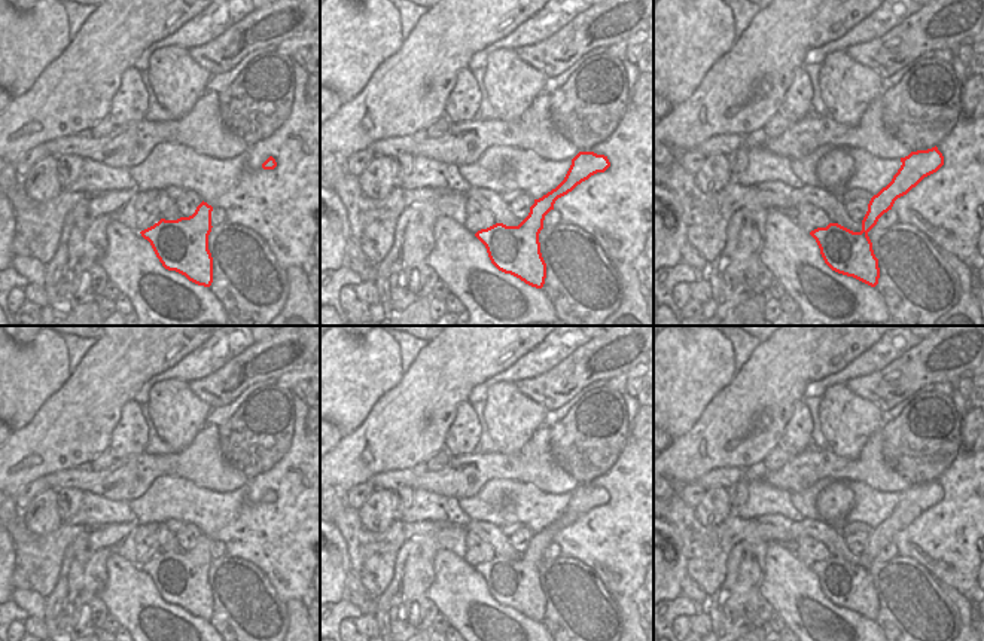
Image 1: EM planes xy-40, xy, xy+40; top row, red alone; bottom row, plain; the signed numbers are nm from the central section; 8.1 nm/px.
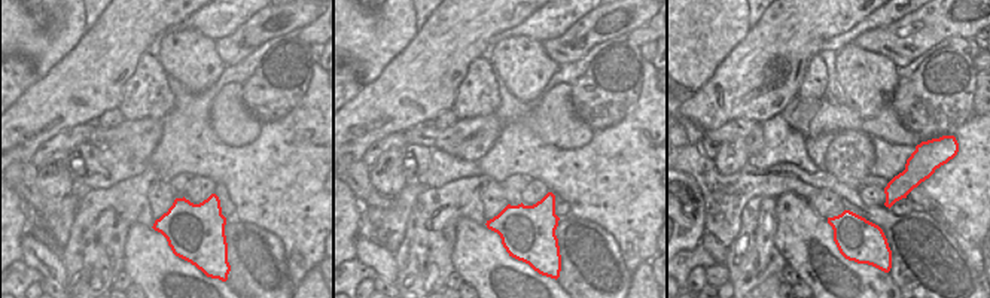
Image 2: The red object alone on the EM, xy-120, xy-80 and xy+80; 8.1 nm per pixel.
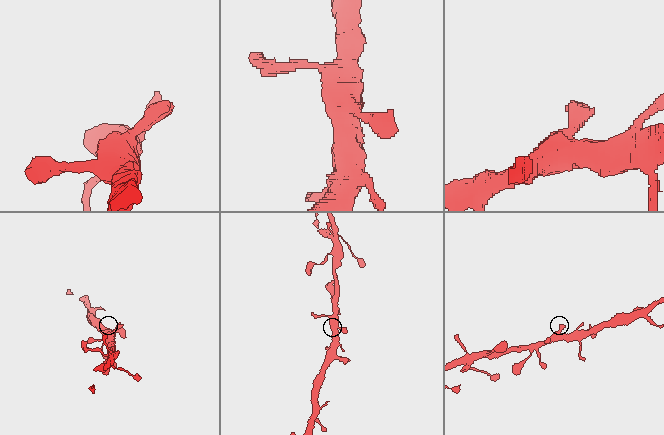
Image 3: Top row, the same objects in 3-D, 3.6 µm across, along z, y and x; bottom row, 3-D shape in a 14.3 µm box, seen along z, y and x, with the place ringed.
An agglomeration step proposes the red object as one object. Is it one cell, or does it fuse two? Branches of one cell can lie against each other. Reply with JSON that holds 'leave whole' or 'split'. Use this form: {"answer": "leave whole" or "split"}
{"answer": "leave whole"}

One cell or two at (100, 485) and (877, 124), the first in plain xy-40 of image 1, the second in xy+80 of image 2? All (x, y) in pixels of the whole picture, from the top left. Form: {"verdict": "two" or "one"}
{"verdict": "one"}

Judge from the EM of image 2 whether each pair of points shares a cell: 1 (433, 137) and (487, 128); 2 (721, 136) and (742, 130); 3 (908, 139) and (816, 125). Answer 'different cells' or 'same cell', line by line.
1: same cell
2: same cell
3: same cell

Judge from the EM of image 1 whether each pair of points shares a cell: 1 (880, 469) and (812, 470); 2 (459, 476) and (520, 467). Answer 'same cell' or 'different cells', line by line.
1: same cell
2: same cell

